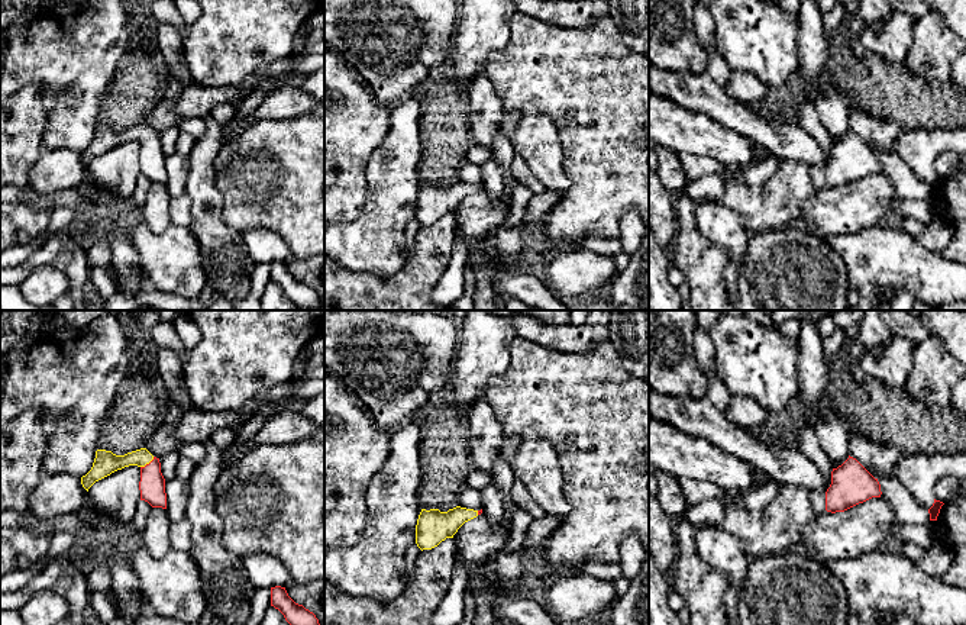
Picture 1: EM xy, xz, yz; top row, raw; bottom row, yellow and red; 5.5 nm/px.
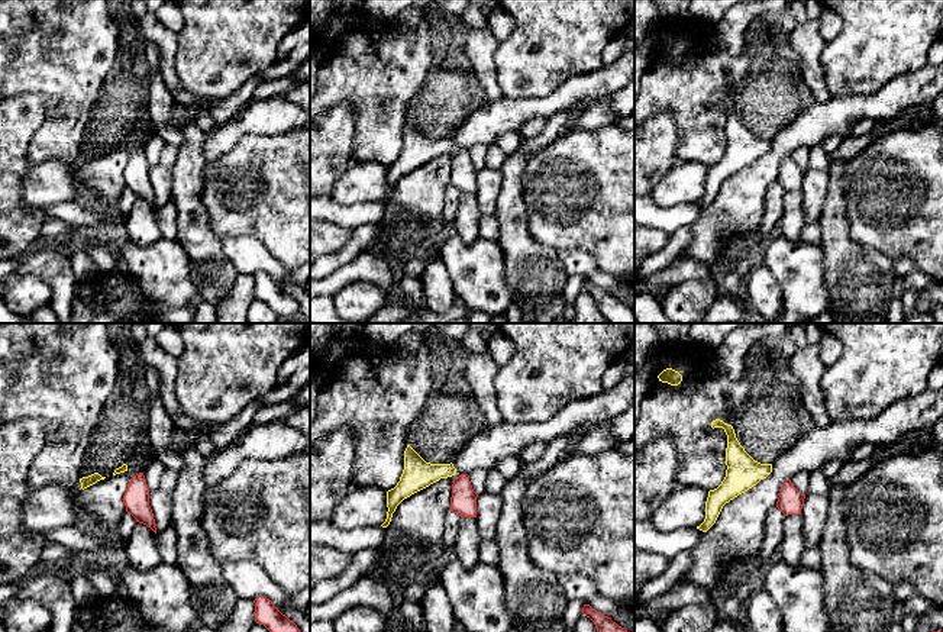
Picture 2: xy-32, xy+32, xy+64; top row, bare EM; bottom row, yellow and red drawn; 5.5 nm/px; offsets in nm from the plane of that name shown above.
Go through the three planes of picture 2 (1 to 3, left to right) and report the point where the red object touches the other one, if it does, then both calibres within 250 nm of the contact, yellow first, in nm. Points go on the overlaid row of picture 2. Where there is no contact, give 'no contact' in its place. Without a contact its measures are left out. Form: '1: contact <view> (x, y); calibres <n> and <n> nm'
1: no contact
2: no contact
3: no contact

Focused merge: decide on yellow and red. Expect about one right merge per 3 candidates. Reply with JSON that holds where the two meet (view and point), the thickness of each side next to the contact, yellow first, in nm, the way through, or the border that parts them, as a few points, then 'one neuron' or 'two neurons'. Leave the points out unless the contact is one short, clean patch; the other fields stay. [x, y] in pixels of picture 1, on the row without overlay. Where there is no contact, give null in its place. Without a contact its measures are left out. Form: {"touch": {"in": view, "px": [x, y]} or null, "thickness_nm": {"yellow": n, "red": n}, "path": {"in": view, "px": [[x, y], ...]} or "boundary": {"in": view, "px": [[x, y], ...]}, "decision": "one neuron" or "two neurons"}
{"touch": {"in": "xy", "px": [146, 138]}, "thickness_nm": {"yellow": 130, "red": 140}, "path": {"in": "xy", "px": [[104, 138], [146, 138], [152, 160]]}, "decision": "one neuron"}

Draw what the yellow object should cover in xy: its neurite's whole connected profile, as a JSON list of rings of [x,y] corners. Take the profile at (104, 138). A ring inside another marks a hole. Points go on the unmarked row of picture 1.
[[[146,123],[125,131],[97,125],[93,142],[81,152],[81,160],[88,167],[96,157],[129,141],[138,141],[140,144],[140,175],[148,177],[152,183],[167,184],[165,154],[161,148],[161,138]]]

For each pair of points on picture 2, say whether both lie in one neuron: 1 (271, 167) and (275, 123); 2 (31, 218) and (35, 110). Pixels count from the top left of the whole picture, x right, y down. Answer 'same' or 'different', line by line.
1: different
2: same

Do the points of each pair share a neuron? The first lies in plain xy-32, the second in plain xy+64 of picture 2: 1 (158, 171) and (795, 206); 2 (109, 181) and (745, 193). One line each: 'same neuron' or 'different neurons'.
1: different neurons
2: same neuron

